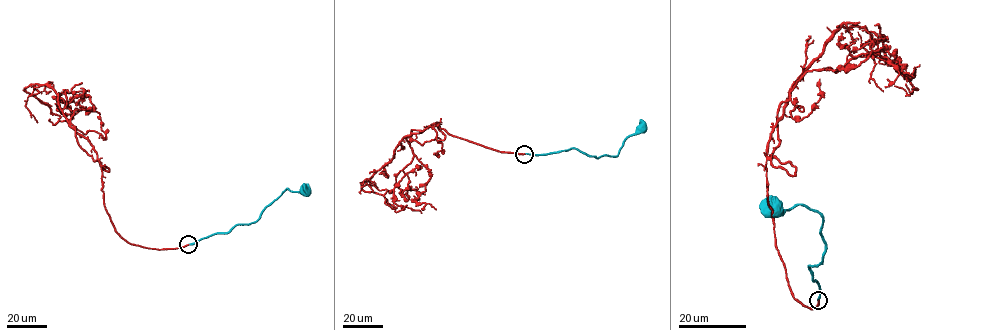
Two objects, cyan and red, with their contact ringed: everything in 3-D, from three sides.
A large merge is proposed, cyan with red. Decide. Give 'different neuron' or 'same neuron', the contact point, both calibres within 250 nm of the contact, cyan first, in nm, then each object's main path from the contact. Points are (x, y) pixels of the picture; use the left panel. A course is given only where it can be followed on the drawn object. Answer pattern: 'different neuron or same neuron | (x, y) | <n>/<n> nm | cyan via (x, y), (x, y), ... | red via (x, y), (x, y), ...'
same neuron | (188, 244) | 260/280 nm | cyan via (188, 244), (227, 233), (237, 225), (255, 221), (287, 188), (303, 194), (306, 191) | red via (188, 244), (156, 249), (120, 236), (93, 145), (52, 89), (30, 84), (26, 92), (60, 117), (49, 119)

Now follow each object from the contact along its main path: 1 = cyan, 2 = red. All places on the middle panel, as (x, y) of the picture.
1: (524, 154), (546, 154), (573, 148), (597, 158), (616, 156), (623, 141), (642, 127)
2: (524, 154), (492, 150), (433, 123), (407, 135), (394, 157), (362, 184), (395, 209), (385, 198)

